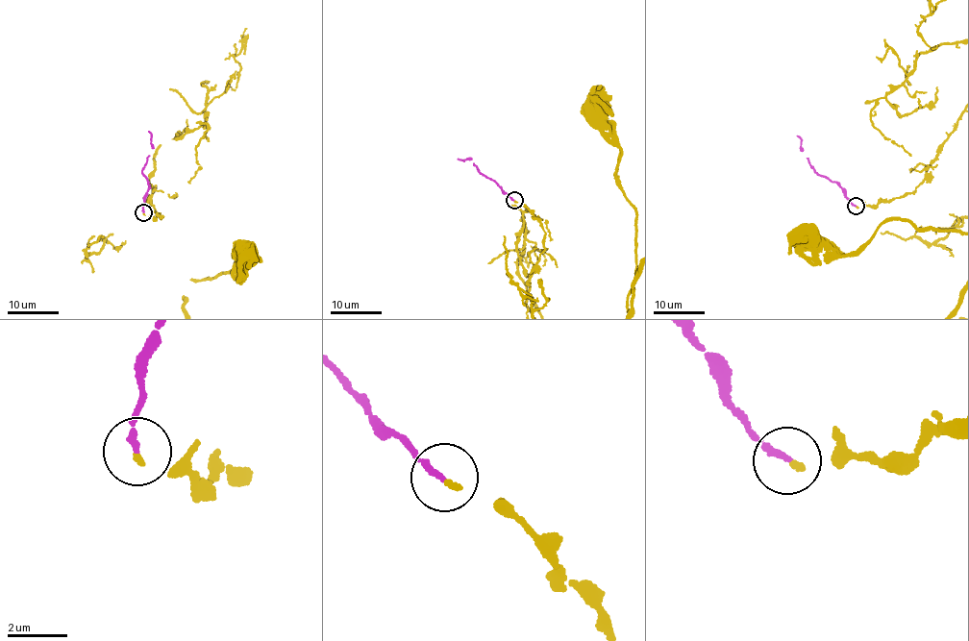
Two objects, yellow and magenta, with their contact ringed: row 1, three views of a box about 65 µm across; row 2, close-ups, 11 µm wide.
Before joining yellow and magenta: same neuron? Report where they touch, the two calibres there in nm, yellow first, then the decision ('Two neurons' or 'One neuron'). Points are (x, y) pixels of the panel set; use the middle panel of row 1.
Place: (514, 200). Thickness 150 nm (yellow) against 220 nm. One neuron

